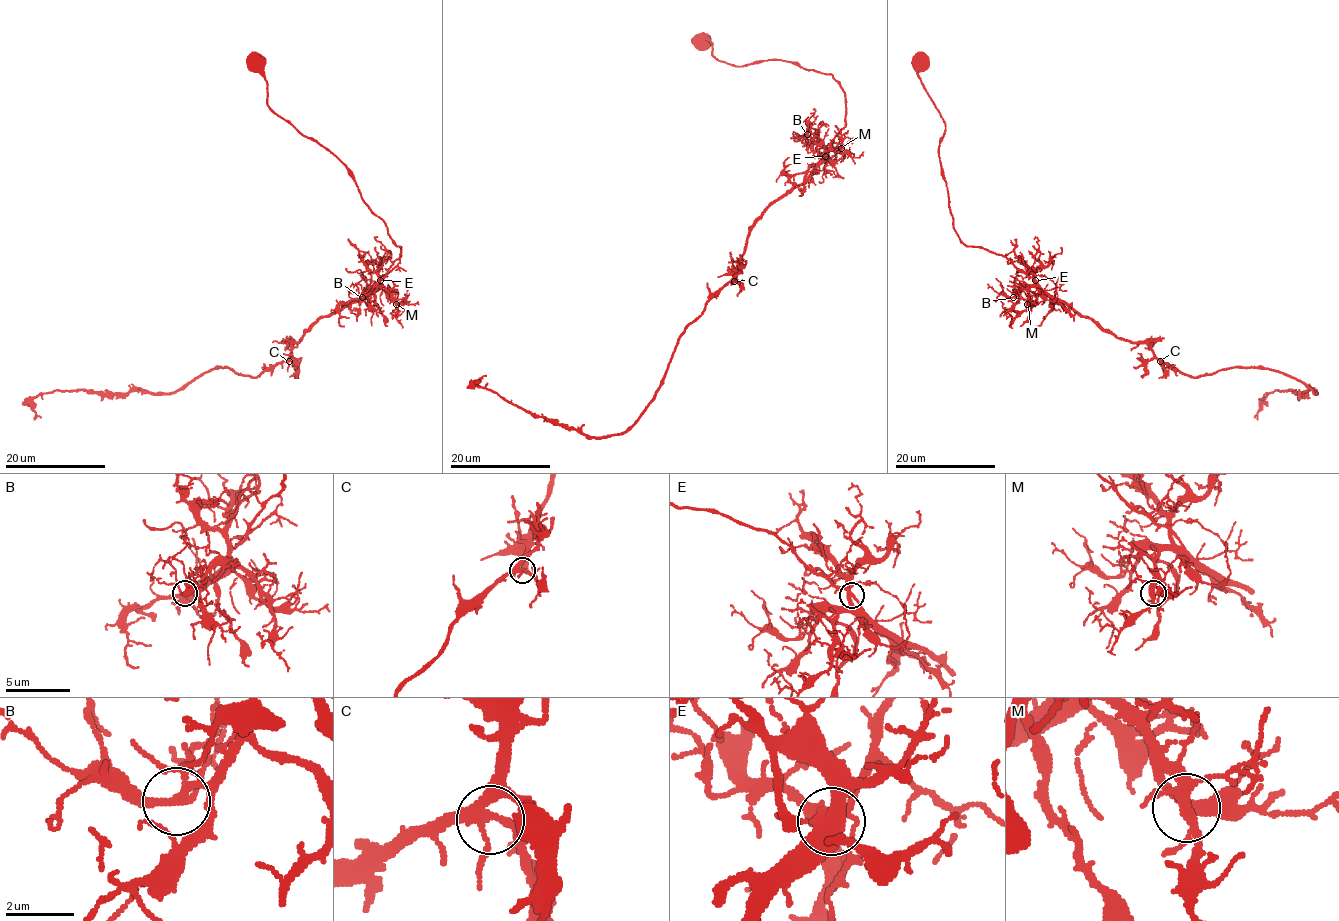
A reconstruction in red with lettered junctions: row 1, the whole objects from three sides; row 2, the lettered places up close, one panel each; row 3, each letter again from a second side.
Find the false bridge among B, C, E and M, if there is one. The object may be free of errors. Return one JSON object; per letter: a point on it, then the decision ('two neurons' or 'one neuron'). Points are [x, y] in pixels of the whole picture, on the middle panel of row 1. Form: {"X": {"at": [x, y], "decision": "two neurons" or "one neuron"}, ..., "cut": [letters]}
{"B": {"at": [807, 134], "decision": "one neuron"}, "C": {"at": [734, 281], "decision": "one neuron"}, "E": {"at": [825, 156], "decision": "one neuron"}, "M": {"at": [841, 148], "decision": "one neuron"}, "cut": []}

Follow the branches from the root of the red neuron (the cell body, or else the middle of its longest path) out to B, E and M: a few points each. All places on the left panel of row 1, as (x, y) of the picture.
B: (256, 67), (266, 83), (269, 107), (347, 168), (363, 202), (401, 248), (381, 285), (362, 297)
E: (256, 67), (266, 83), (269, 107), (347, 168), (363, 202), (401, 248), (381, 280)
M: (256, 67), (266, 83), (269, 107), (347, 168), (363, 202), (401, 248), (379, 281), (396, 304)

